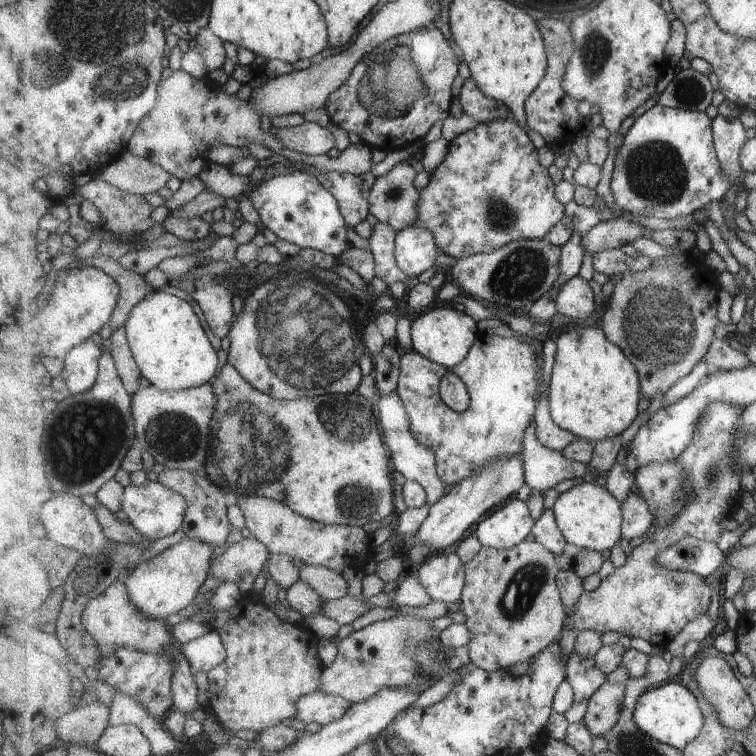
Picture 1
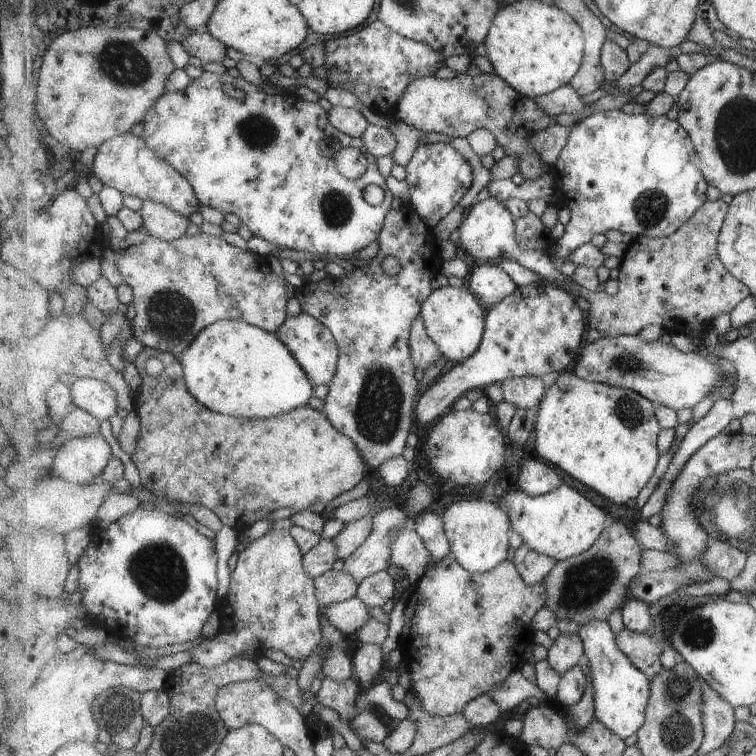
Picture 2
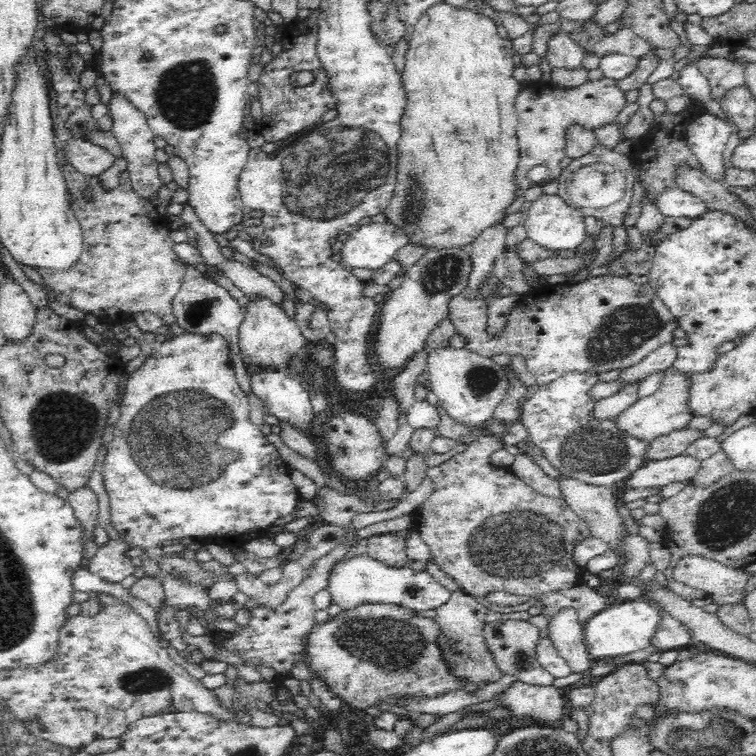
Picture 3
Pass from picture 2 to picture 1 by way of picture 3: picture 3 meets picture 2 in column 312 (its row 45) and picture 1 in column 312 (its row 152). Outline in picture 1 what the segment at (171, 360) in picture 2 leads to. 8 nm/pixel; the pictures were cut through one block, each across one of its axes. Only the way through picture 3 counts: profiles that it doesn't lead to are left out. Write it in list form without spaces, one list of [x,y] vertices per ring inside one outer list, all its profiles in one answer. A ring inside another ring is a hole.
[[[227,363],[223,367],[222,371],[220,372],[217,380],[213,383],[215,392],[218,396],[218,407],[216,408],[216,415],[214,416],[215,424],[213,430],[213,436],[215,440],[212,442],[211,446],[211,454],[208,454],[209,460],[206,462],[206,468],[204,474],[208,476],[214,483],[217,483],[220,487],[223,488],[223,491],[229,493],[231,490],[235,491],[235,493],[255,493],[256,491],[260,495],[265,495],[266,497],[278,500],[279,502],[287,503],[295,512],[298,512],[300,515],[304,517],[315,519],[316,521],[327,523],[328,525],[351,525],[354,527],[361,527],[365,526],[365,524],[369,524],[369,522],[381,522],[381,520],[385,520],[387,516],[391,516],[396,514],[395,511],[395,504],[393,504],[393,497],[395,496],[395,489],[393,483],[393,476],[391,475],[394,468],[393,462],[389,455],[388,446],[384,442],[384,438],[382,437],[382,431],[380,430],[379,419],[377,415],[377,411],[375,410],[374,401],[365,398],[363,395],[359,393],[351,393],[351,394],[331,394],[328,395],[319,395],[316,397],[301,397],[292,401],[288,401],[285,399],[274,399],[270,395],[266,395],[261,391],[258,391],[250,382],[247,382],[246,378],[243,378],[243,375],[231,364]]]

